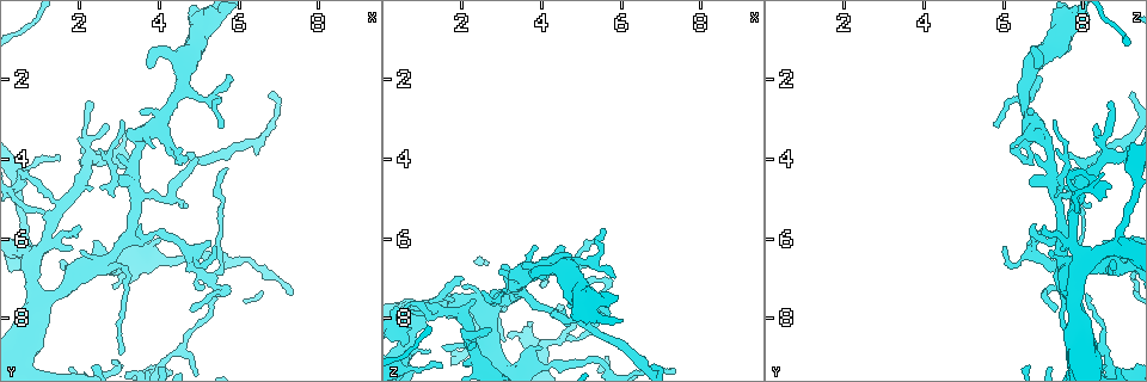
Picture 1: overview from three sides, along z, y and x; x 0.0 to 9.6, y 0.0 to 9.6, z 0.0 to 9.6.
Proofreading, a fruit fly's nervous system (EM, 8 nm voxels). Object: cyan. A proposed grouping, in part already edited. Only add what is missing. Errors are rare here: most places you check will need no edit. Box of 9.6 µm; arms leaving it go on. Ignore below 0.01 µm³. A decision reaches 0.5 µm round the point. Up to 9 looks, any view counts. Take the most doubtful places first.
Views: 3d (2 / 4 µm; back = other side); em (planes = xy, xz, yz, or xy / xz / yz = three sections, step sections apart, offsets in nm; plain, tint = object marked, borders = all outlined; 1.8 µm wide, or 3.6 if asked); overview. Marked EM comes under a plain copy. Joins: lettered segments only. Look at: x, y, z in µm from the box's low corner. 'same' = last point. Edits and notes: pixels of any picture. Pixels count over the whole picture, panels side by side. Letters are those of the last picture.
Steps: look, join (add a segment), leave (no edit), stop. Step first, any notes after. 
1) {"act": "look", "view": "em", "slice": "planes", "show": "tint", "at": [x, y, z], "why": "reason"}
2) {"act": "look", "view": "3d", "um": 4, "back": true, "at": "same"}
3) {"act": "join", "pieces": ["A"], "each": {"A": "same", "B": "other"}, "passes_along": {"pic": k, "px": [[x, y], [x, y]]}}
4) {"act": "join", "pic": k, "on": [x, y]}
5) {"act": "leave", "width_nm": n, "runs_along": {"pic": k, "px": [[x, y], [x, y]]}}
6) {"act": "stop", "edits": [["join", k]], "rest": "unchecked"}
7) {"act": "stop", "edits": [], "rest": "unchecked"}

{"act": "look", "view": "3d", "um": 2, "at": [4.20, 9.00, 8.55], "why": "calibre changes"}

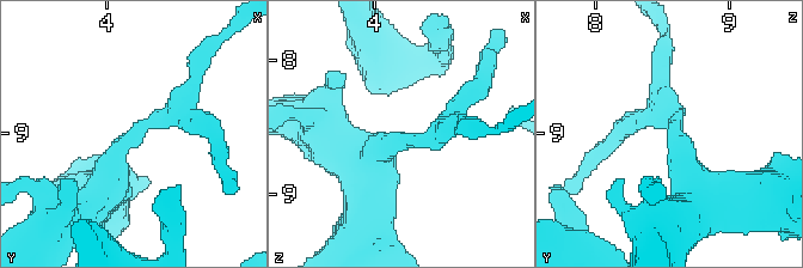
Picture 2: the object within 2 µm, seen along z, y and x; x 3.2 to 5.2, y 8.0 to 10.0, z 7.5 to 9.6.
{"act": "look", "view": "em", "slice": "yz", "step": 16, "show": "tint", "at": [4.16, 9.06, 8.60], "why": "now the EM"}

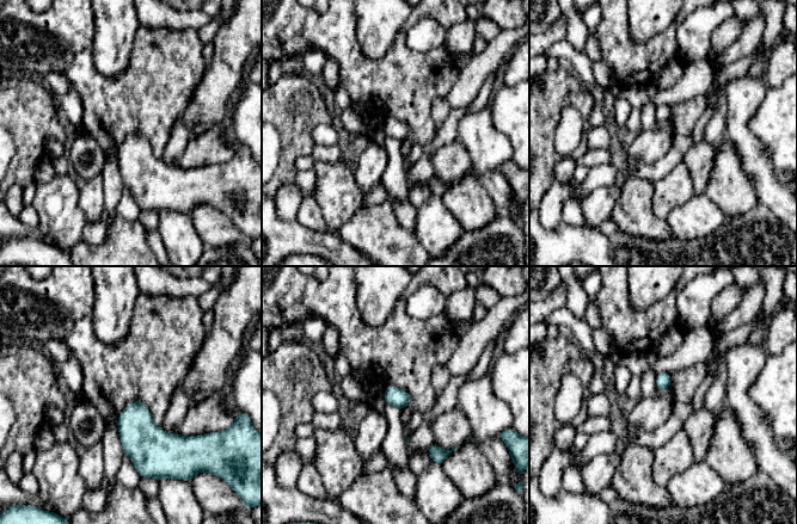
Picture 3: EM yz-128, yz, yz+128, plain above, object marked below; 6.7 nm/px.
{"act": "look", "view": "em", "slice": "planes", "show": "borders", "at": "same"}

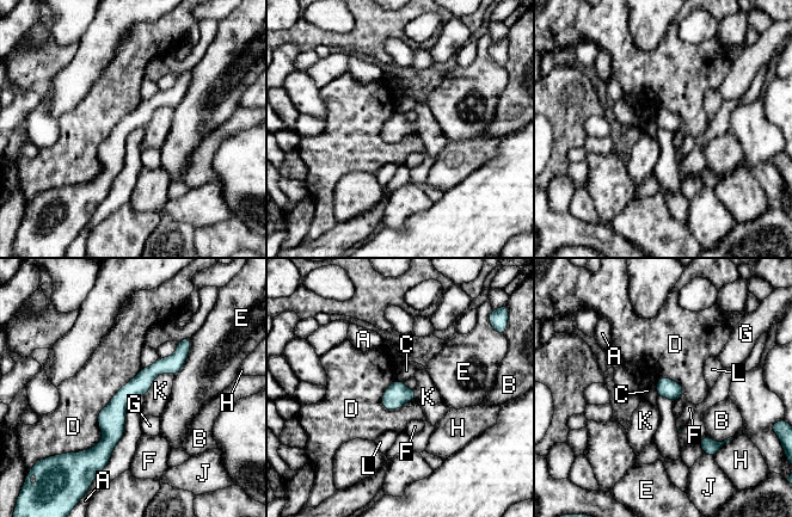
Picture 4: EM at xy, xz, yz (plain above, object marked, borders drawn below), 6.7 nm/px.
{"act": "leave", "longest_contact_nm": ["D", 750], "each": {"A": "other", "B": "other", "C": "other", "D": "other", "E": "other", "F": "other", "G": "other", "H": "other", "J": "other", "K": "other", "L": "other"}, "border": {"pic": 4, "px": [[142, 368], [77, 453]]}, "found": "none of them fits"}

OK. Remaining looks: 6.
{"act": "look", "view": "3d", "um": 2, "at": [4.20, 5.05, 7.80], "why": "abrupt turn"}

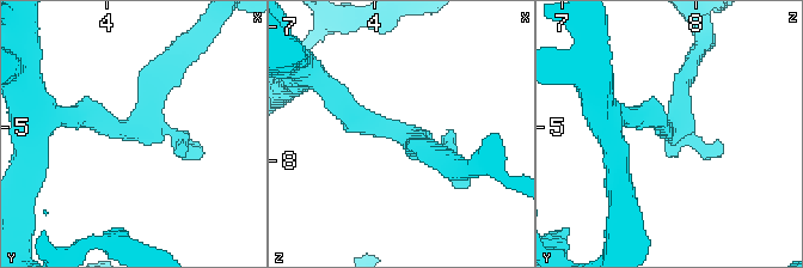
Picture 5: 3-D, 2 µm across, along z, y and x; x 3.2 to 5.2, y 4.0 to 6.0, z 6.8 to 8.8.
{"act": "look", "view": "em", "slice": "yz", "step": 8, "show": "tint", "at": [4.18, 5.00, 7.80], "why": "need the tissue"}

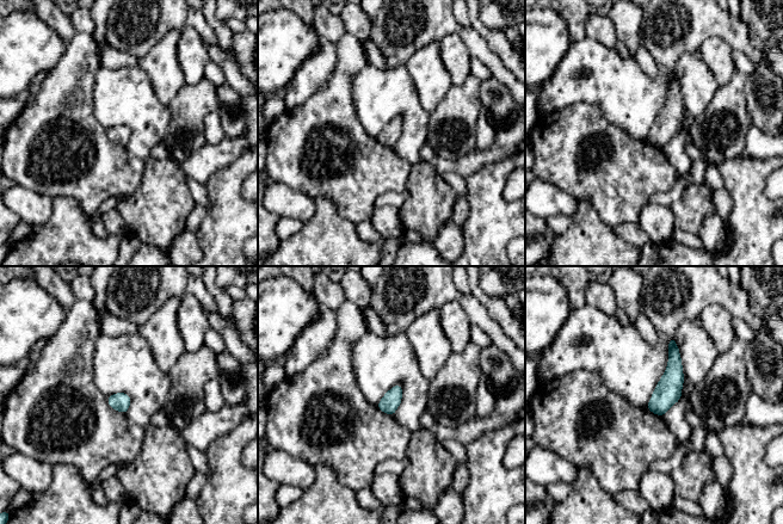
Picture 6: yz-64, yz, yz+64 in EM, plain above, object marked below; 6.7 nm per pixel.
{"act": "look", "view": "em", "slice": "planes", "show": "borders", "at": "same", "why": "cut it another way"}

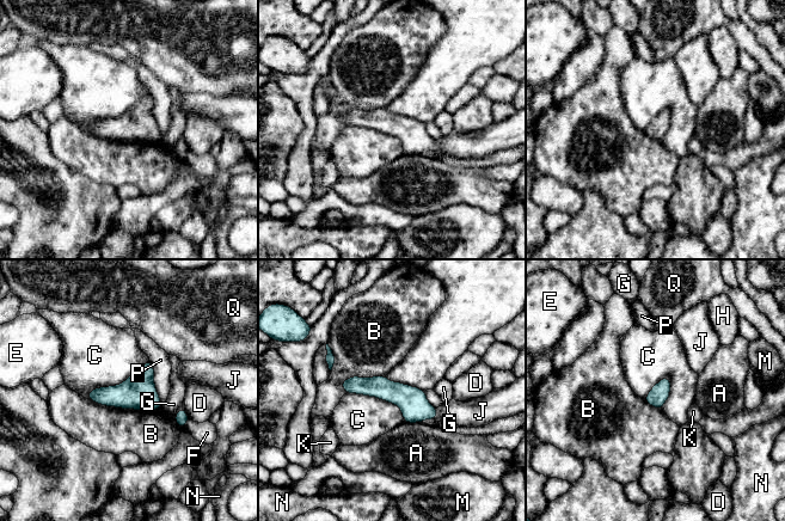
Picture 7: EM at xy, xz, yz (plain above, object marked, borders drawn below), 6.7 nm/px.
{"act": "leave", "each": {"A": "other", "B": "other", "C": "other", "D": "other", "E": "other", "F": "other", "G": "other", "H": "other", "J": "other", "K": "other", "M": "other", "N": "other", "P": "other", "Q": "other"}, "border": {"pic": 7, "px": [[148, 359], [87, 398]]}, "found": "none of them fits"}

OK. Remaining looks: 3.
{"act": "look", "view": "em", "slice": "planes", "show": "borders", "at": [1.25, 6.35, 8.85], "why": "free end"}

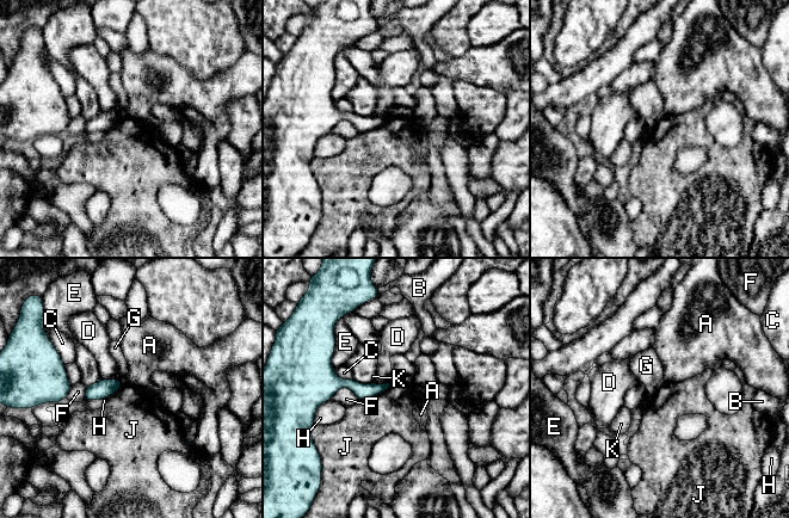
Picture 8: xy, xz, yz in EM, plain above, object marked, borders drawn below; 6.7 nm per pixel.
{"act": "leave", "longest_contact_nm": ["J", 240], "each": {"A": "other", "B": "other", "C": "other", "D": "other", "E": "other", "F": "other", "G": "other", "H": "other", "J": "other", "K": "other"}, "runs_along": {"pic": 8, "px": [[383, 387], [338, 383], [325, 398]]}, "found": "none of them fits"}

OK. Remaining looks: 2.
{"act": "look", "view": "3d", "um": 4, "at": [5.40, 7.50, 8.10], "why": "thin end"}

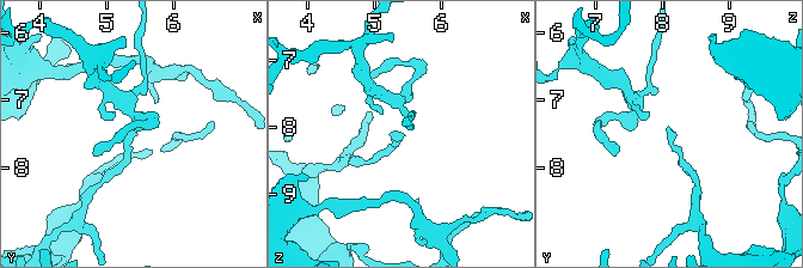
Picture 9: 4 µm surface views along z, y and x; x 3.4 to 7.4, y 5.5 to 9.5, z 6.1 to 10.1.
{"act": "look", "view": "em", "slice": "planes", "show": "borders", "at": [5.35, 7.45, 8.05]}

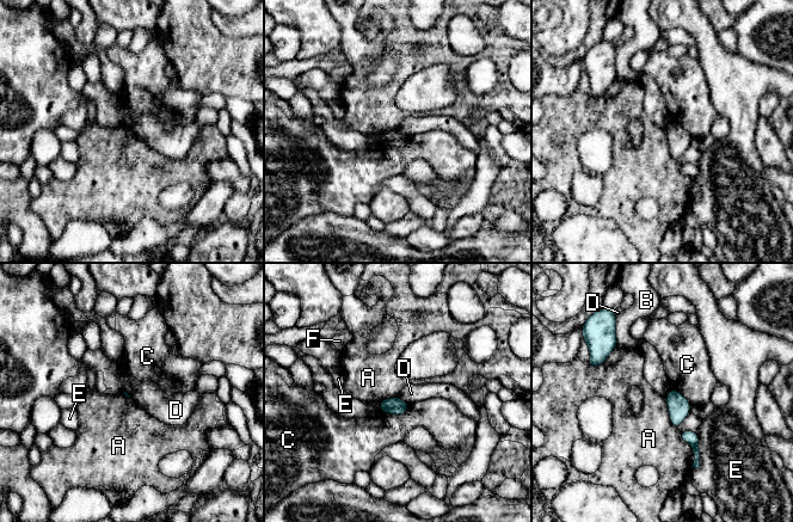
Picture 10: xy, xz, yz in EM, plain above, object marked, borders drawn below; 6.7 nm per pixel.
{"act": "leave", "each": {"A": "other", "B": "other", "C": "other", "D": "other", "E": "other", "F": "other"}, "runs_along": {"pic": 10, "px": [[671, 393], [677, 428], [696, 453]]}, "found": "none of them fits"}

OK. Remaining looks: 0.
{"act": "stop", "edits": [], "rest": "unchecked"}

